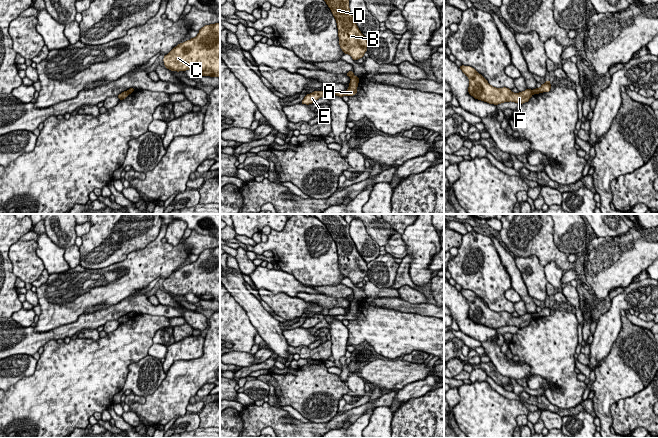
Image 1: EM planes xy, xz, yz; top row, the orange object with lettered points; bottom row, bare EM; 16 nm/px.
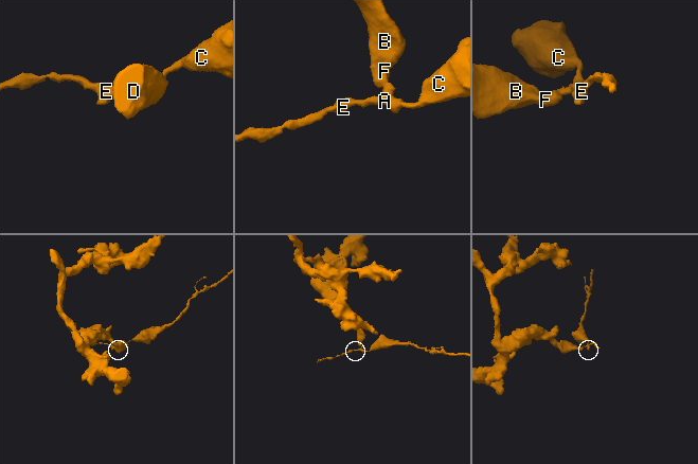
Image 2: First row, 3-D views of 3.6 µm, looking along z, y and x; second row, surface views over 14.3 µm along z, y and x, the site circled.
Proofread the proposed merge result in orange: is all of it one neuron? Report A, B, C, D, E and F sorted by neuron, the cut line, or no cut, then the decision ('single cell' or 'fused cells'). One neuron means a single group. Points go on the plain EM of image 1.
A C E / B D F; cut in yz along (531, 314), (533, 317); fused cells

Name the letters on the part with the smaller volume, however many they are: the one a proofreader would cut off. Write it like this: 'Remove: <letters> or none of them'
Remove: A, C, E

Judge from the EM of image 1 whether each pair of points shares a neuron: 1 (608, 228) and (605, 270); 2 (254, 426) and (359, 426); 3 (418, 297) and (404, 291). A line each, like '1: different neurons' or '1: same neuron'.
1: different neurons
2: different neurons
3: same neuron

